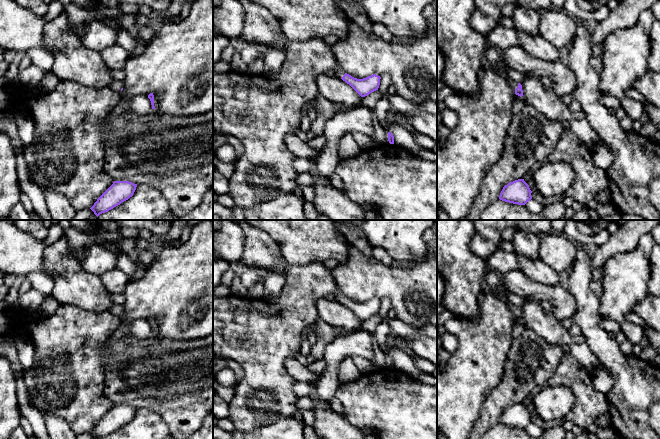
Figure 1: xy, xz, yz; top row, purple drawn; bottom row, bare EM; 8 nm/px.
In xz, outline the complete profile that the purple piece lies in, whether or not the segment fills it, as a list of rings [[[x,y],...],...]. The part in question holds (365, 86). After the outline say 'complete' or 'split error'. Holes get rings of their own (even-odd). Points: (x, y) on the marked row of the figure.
[[[338,64],[335,67],[335,74],[349,84],[361,97],[378,90],[380,85],[380,76],[373,74],[363,79],[357,79],[347,74]]]; split error

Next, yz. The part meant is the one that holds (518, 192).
[[[518,179],[503,187],[499,199],[513,204],[525,205],[532,199],[531,193],[532,191],[524,179]]]; complete

